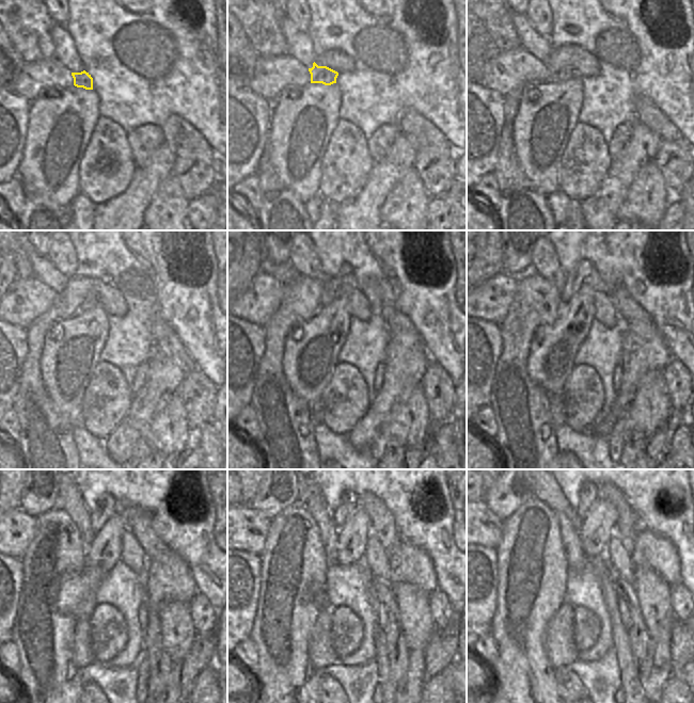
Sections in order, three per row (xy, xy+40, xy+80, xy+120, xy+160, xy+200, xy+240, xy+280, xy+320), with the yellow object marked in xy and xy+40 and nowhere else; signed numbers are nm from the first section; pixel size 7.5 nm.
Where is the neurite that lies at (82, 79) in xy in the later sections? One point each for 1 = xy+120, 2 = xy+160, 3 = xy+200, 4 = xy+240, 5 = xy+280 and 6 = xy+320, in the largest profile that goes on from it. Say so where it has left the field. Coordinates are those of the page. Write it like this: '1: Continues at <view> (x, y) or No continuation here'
1: Continues at xy+120 (91, 300)
2: Continues at xy+160 (331, 285)
3: Continues at xy+200 (574, 278)
4: Continues at xy+240 (107, 508)
5: Continues at xy+280 (348, 500)
6: Continues at xy+320 (588, 491).

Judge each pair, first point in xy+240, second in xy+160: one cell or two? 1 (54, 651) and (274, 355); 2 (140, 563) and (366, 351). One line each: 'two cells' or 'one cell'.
1: one cell
2: two cells

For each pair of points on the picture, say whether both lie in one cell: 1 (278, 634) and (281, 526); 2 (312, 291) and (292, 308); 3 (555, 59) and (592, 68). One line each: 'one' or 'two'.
1: one
2: one
3: one

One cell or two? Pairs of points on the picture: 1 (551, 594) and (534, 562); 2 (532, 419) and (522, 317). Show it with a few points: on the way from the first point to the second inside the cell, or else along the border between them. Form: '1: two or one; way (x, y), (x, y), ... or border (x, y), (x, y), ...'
1: one; way (543, 587), (534, 570)
2: one; way (518, 394), (518, 342)

